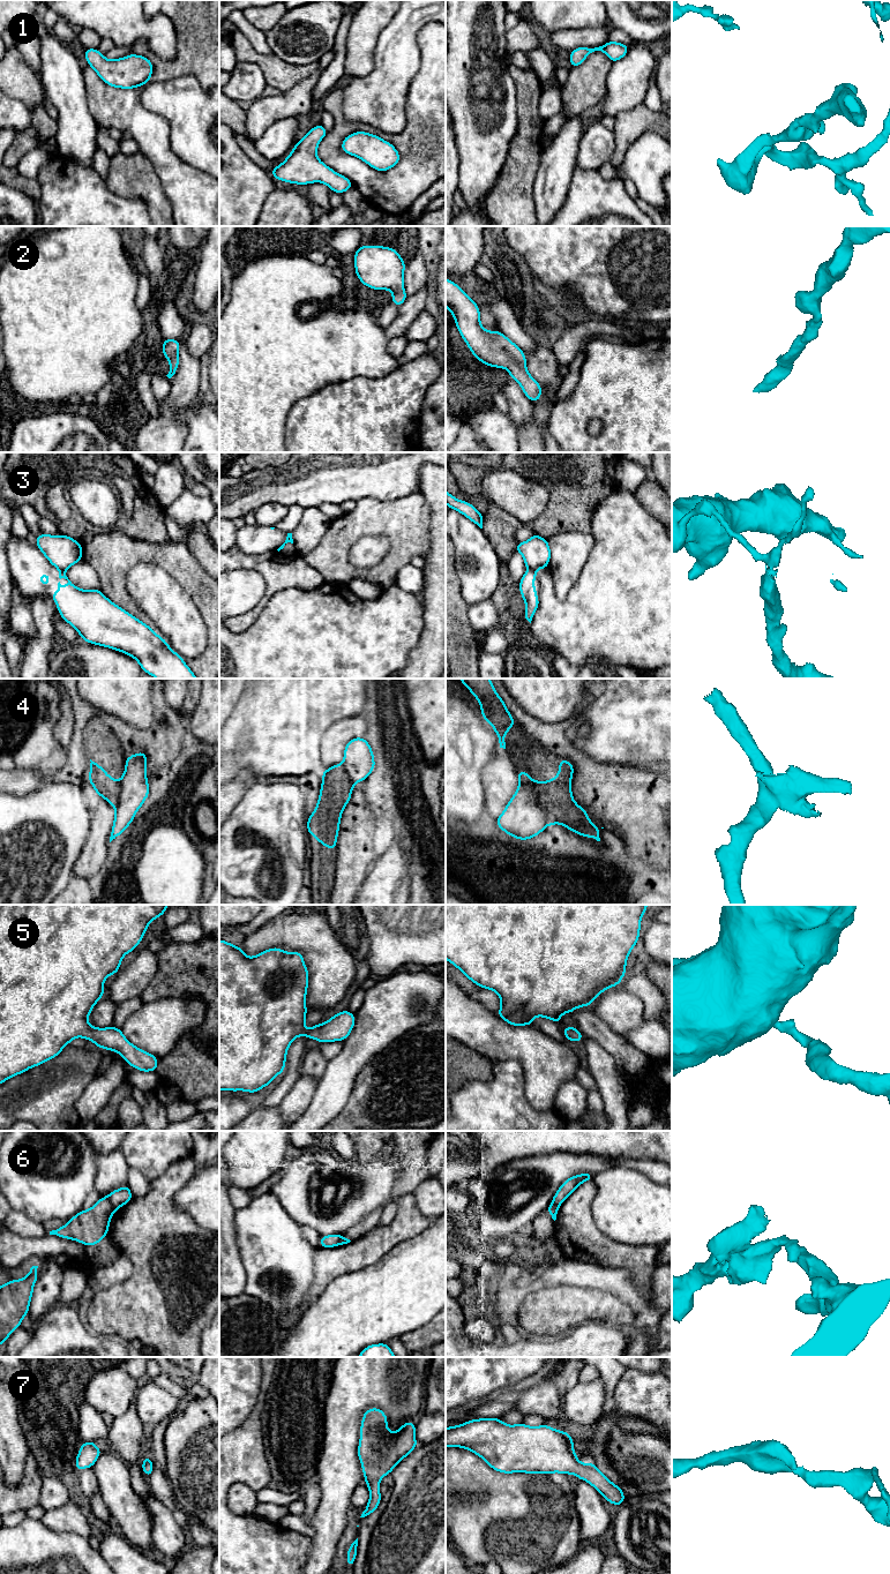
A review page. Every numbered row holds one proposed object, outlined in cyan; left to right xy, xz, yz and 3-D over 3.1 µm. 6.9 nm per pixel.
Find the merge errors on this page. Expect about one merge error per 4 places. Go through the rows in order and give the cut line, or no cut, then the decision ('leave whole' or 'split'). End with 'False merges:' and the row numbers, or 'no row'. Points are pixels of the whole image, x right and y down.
1: no cut; leave whole
2: no cut; leave whole
3: cut in xy along (59, 569), (64, 571); split
4: cut in yz along (531, 780), (537, 802), (545, 812), (550, 824); split
5: no cut; leave whole
6: cut in xy along (106, 1197), (116, 1208); split
7: no cut; leave whole
False merges: 3, 4, 6

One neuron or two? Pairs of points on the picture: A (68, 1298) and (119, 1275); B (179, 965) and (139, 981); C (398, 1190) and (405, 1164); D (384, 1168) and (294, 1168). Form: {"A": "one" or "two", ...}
{"A": "two", "B": "two", "C": "one", "D": "one"}

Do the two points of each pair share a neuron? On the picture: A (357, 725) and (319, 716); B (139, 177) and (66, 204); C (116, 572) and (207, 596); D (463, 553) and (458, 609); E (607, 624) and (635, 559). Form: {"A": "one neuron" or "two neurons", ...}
{"A": "two neurons", "B": "two neurons", "C": "one neuron", "D": "two neurons", "E": "one neuron"}

